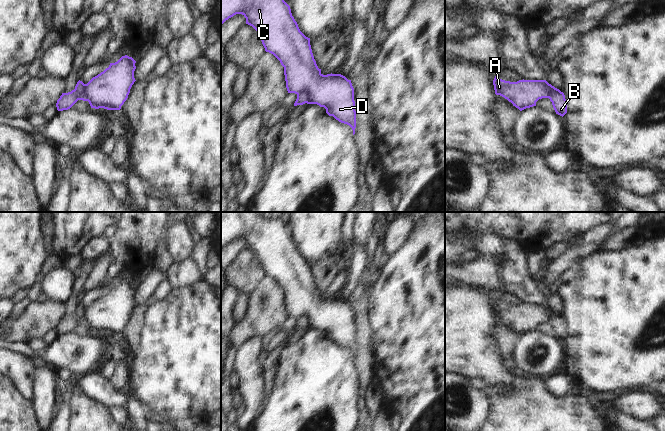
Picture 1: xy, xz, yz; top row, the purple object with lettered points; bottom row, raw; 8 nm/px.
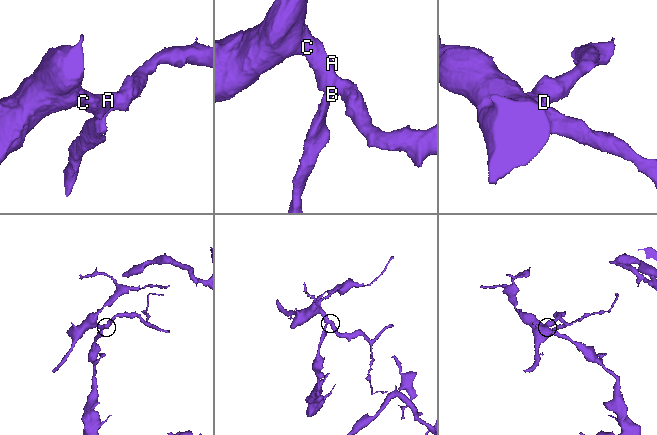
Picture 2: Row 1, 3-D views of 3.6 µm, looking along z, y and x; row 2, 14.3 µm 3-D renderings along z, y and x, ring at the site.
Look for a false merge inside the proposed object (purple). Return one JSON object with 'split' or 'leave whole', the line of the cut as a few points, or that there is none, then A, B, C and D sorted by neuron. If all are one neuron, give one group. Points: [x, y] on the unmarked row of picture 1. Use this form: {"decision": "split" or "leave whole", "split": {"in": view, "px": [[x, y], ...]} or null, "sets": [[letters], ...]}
{"decision": "split", "split": {"in": "xy", "px": [[83, 308], [83, 319], [92, 331]]}, "sets": [["A", "C", "D"], ["B"]]}

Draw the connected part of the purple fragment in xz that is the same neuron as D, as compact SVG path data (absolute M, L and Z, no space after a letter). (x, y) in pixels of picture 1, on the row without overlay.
M221 212L221 249L236 238L242 238L246 242L246 248L257 255L265 275L273 278L284 291L288 317L298 319L307 316L309 328L324 331L329 340L349 349L354 359L356 335L351 304L341 298L321 297L312 277L310 262L300 255L290 230L281 219L264 216L261 212Z

